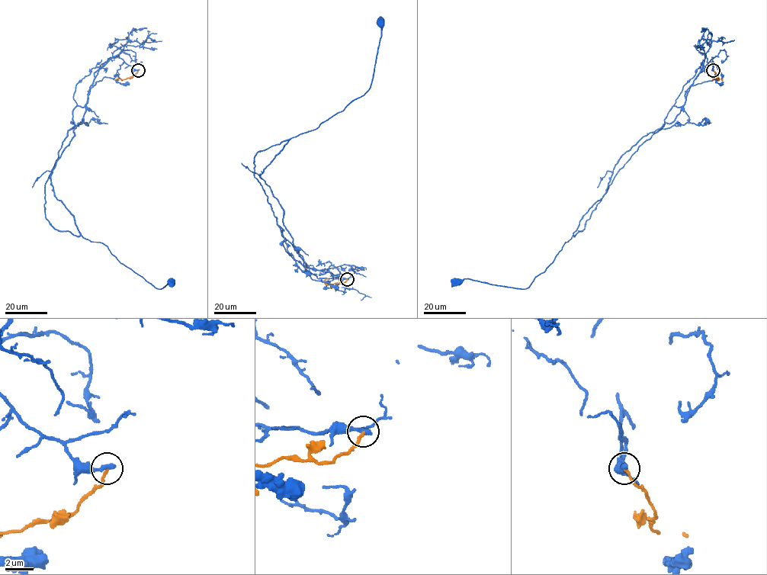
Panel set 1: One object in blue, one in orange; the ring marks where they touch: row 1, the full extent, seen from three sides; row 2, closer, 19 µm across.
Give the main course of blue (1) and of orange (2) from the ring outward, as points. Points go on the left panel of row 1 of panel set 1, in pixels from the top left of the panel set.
1: (138, 70), (109, 57), (94, 72), (84, 121), (50, 181), (84, 238), (104, 243), (155, 287), (171, 281)
2: (138, 70), (133, 76), (119, 78)

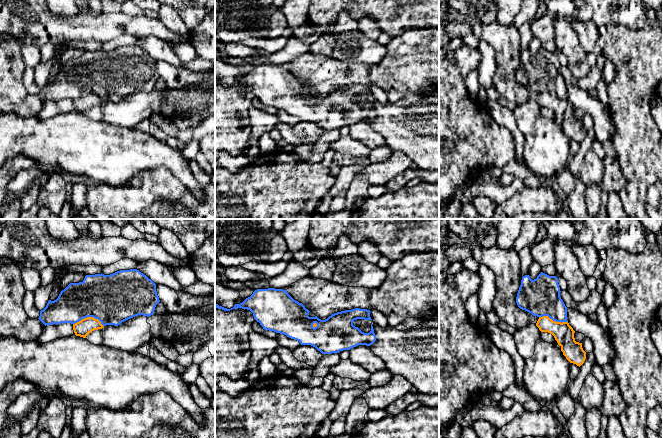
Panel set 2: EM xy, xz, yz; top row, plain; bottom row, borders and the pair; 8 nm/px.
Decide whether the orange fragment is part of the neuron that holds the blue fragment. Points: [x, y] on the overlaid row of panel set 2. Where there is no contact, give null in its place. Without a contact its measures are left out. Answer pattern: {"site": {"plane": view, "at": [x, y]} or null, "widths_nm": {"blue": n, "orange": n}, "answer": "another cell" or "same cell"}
{"site": {"plane": "xy", "at": [89, 316]}, "widths_nm": {"blue": 400, "orange": 130}, "answer": "another cell"}

